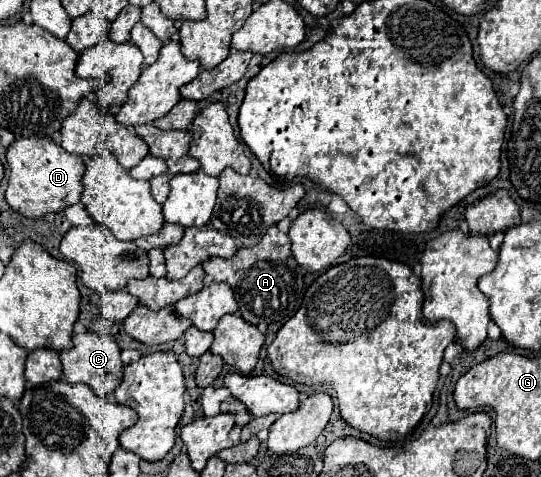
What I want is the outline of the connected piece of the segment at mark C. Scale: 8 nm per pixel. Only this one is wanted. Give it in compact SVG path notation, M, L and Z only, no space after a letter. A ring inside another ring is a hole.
M97 333L73 335L73 349L61 353L63 377L69 383L85 383L99 397L111 399L113 391L123 381L123 363L121 363L119 355L121 355L121 347L109 337L103 337L103 335L97 335Z

